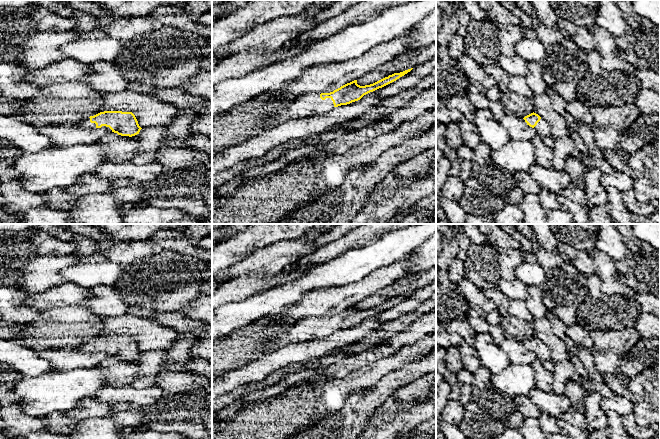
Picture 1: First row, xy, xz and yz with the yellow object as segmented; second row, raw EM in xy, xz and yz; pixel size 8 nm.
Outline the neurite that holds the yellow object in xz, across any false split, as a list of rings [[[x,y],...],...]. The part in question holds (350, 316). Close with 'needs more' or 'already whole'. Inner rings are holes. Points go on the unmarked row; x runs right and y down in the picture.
[[[413,292],[394,297],[373,308],[360,310],[357,304],[347,307],[330,317],[301,320],[286,331],[277,334],[266,348],[266,354],[289,344],[331,335],[334,331],[360,324],[364,319],[382,312],[410,296]]]; needs more

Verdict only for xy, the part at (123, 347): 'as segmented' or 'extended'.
extended

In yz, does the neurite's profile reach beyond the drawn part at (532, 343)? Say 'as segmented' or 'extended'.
extended

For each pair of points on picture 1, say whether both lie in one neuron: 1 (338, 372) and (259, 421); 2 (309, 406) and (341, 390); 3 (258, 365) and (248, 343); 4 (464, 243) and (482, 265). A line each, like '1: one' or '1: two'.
1: two
2: one
3: two
4: one

